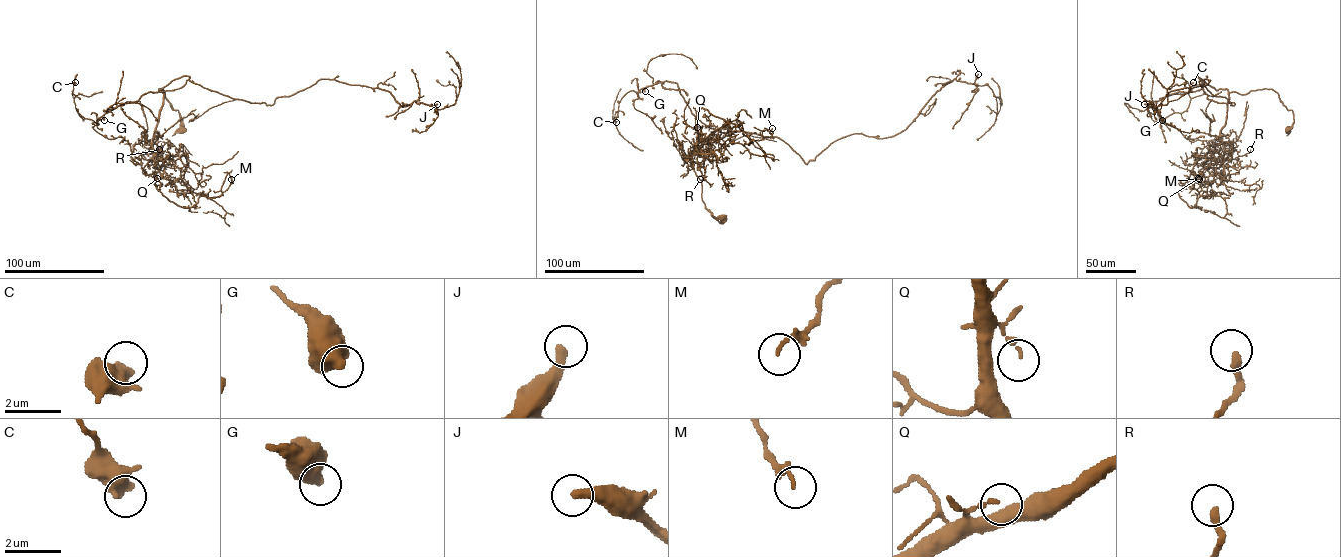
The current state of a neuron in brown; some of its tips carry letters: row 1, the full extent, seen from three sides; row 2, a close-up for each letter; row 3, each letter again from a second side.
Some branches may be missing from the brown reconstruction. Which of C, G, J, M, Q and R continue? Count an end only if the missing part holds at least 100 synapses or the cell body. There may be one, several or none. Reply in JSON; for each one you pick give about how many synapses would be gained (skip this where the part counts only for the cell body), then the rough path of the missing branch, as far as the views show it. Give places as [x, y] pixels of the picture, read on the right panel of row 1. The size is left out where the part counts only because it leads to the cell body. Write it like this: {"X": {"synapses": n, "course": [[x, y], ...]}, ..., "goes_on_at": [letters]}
{"J": {"synapses": 180, "course": [[1144, 104], [1118, 96], [1139, 120]]}, "goes_on_at": ["J"]}

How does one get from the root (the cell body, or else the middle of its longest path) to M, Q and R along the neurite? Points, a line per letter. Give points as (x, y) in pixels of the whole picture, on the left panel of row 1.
M: (182, 128), (161, 88), (152, 143), (156, 187), (188, 207), (201, 196), (220, 196), (228, 173), (231, 179)
Q: (182, 128), (180, 113), (161, 88), (164, 94), (152, 143), (157, 178)
R: (182, 128), (180, 113), (161, 88), (164, 94), (154, 130), (153, 158), (148, 160), (152, 161), (159, 149)

